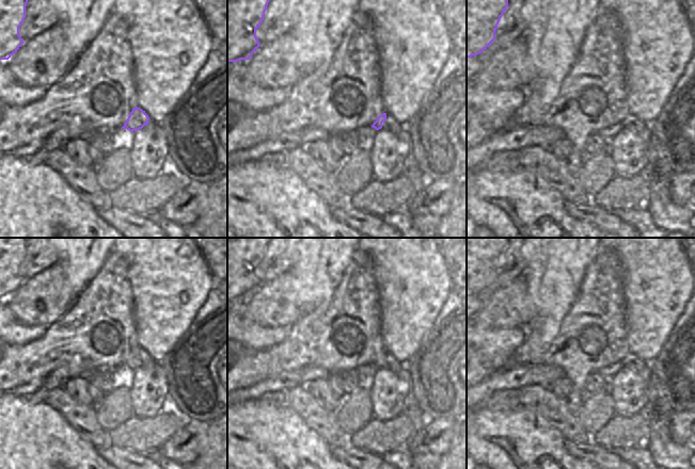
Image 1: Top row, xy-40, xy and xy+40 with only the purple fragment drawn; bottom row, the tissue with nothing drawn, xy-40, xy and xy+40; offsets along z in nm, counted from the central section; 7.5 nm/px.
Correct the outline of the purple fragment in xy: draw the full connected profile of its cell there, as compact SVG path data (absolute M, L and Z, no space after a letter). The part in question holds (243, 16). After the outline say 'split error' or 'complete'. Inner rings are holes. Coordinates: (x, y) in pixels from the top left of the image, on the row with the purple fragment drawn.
M227 0L227 62L249 60L260 46L256 29L269 0Z; complete

